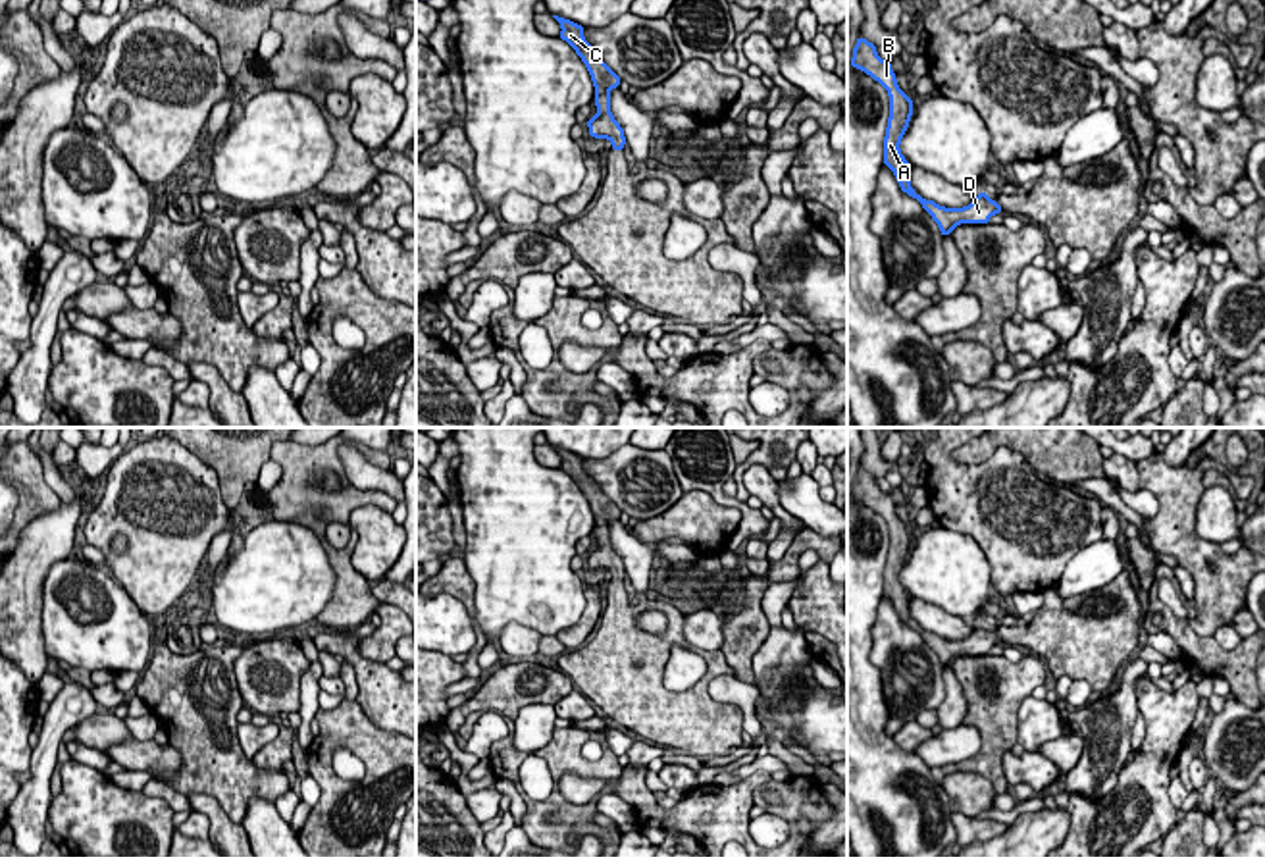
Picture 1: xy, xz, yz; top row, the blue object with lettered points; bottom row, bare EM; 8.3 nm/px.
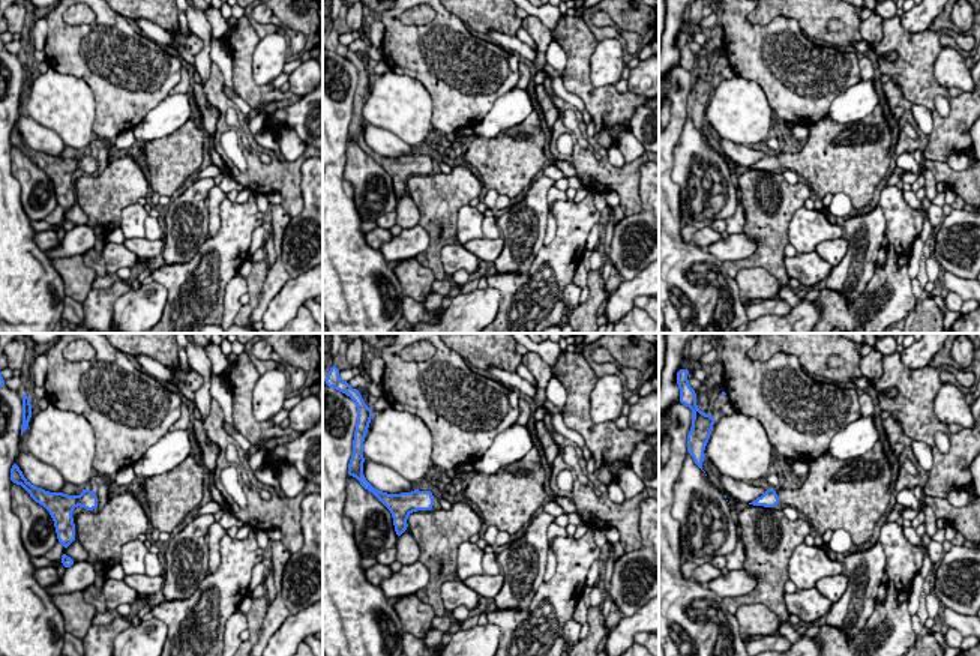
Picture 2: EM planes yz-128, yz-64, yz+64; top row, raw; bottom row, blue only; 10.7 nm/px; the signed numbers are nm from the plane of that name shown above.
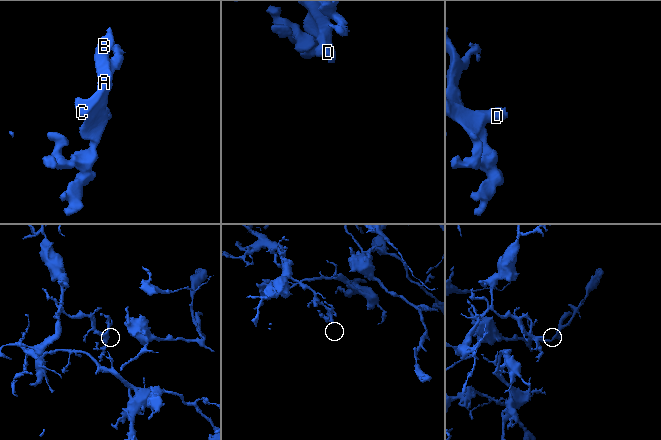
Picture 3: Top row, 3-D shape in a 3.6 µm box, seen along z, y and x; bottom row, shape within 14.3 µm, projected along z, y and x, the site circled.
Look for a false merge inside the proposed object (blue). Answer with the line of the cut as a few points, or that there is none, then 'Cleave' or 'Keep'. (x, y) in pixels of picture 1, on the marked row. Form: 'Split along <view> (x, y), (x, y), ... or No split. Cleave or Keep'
No split. Keep

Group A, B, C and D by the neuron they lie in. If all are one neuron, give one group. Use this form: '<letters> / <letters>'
A B C D

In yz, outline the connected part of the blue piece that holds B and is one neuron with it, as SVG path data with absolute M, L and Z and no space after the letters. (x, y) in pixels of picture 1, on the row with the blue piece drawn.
M859 37L853 48L851 65L870 75L878 81L890 94L890 117L884 137L884 160L903 193L916 198L922 208L932 216L938 223L942 235L951 235L955 225L961 223L988 223L994 214L1001 214L1001 206L997 200L990 200L986 193L980 193L968 206L965 208L943 208L934 200L926 200L915 193L909 183L909 162L899 150L899 143L909 127L913 116L913 100L905 96L895 81L895 73L890 62L884 62L876 46L866 39Z

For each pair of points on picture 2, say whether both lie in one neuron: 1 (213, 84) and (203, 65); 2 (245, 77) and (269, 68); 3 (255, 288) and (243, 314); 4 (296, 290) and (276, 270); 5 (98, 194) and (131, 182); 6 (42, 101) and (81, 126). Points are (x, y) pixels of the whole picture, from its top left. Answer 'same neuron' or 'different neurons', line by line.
1: different neurons
2: different neurons
3: same neuron
4: different neurons
5: same neuron
6: same neuron

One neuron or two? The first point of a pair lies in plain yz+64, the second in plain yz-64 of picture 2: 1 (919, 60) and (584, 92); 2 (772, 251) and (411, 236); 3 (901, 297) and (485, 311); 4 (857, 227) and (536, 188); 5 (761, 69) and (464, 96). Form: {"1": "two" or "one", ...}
{"1": "one", "2": "two", "3": "two", "4": "one", "5": "one"}

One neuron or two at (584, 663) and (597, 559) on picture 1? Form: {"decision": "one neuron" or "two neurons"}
{"decision": "one neuron"}

